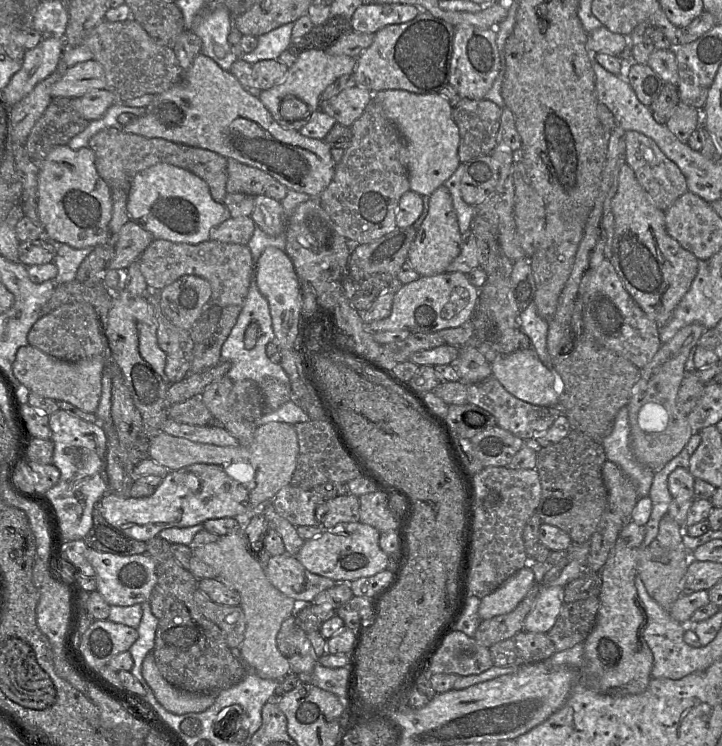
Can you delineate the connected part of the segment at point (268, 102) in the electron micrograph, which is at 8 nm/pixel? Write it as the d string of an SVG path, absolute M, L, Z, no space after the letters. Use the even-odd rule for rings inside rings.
M306 50L299 54L296 62L288 69L285 78L272 88L262 90L258 98L269 110L272 117L284 128L299 131L310 119L312 113L320 108L322 92L342 75L352 75L356 67L356 58L348 55L331 55L325 50ZM287 95L293 95L308 106L305 116L295 121L287 121L280 114L280 104Z

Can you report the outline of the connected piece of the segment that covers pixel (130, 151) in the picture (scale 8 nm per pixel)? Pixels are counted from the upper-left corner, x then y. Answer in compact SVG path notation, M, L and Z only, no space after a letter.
M106 128L93 135L88 147L95 154L95 167L101 178L111 189L122 189L128 193L133 177L158 163L167 163L186 169L204 180L212 198L223 203L227 183L227 158L211 150L175 143L163 138L147 138L124 133L117 128Z

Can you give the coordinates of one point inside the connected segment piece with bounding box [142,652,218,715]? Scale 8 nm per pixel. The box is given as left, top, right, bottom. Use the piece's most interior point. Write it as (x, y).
(177, 701)

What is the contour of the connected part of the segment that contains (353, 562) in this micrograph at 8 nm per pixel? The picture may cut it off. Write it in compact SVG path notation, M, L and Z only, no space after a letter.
M360 521L337 524L316 537L305 540L296 557L311 573L336 583L351 583L387 569L389 556L379 546L379 538L380 532L376 528Z

